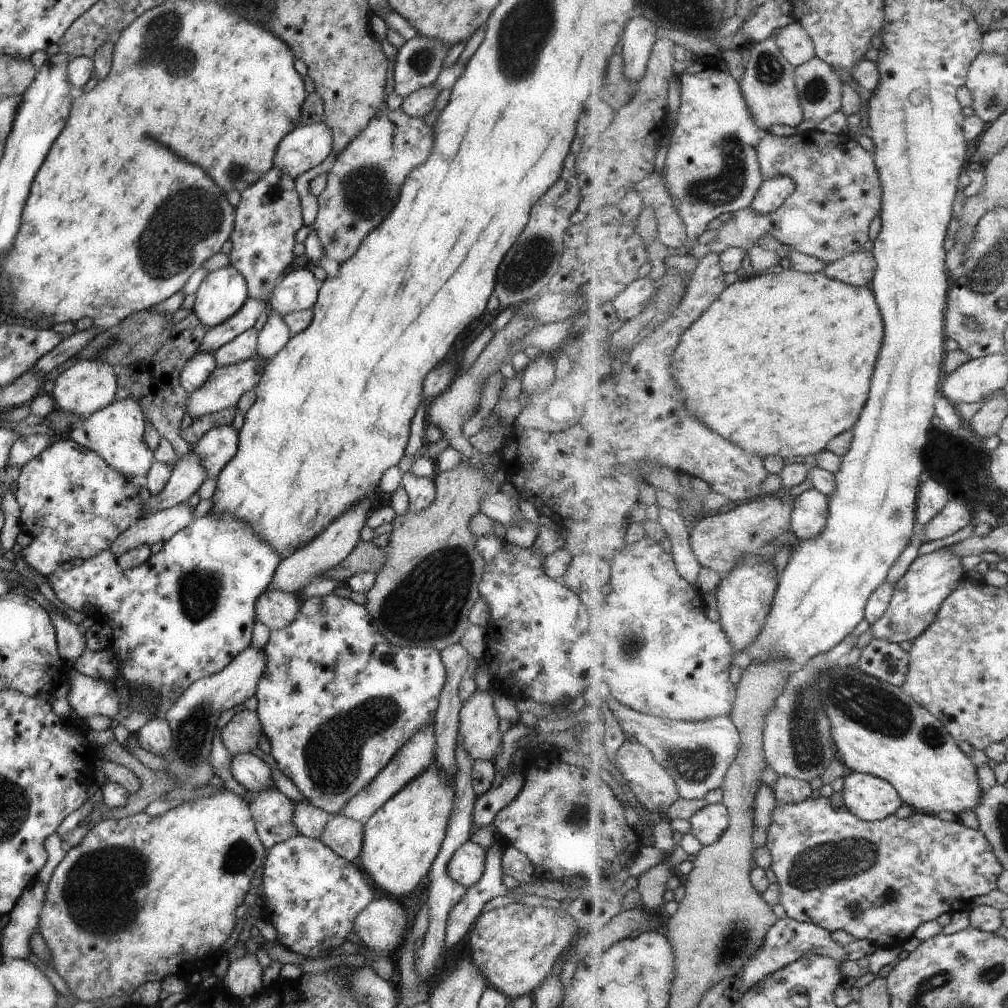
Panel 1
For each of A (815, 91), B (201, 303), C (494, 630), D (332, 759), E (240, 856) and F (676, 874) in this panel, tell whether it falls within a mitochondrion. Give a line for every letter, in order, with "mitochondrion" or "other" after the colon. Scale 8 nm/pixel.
A: mitochondrion
B: other
C: other
D: mitochondrion
E: mitochondrion
F: other

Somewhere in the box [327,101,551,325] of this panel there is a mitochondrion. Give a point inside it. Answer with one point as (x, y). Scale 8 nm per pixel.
(365, 191)

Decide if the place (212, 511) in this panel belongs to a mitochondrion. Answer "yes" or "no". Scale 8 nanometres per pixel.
no

